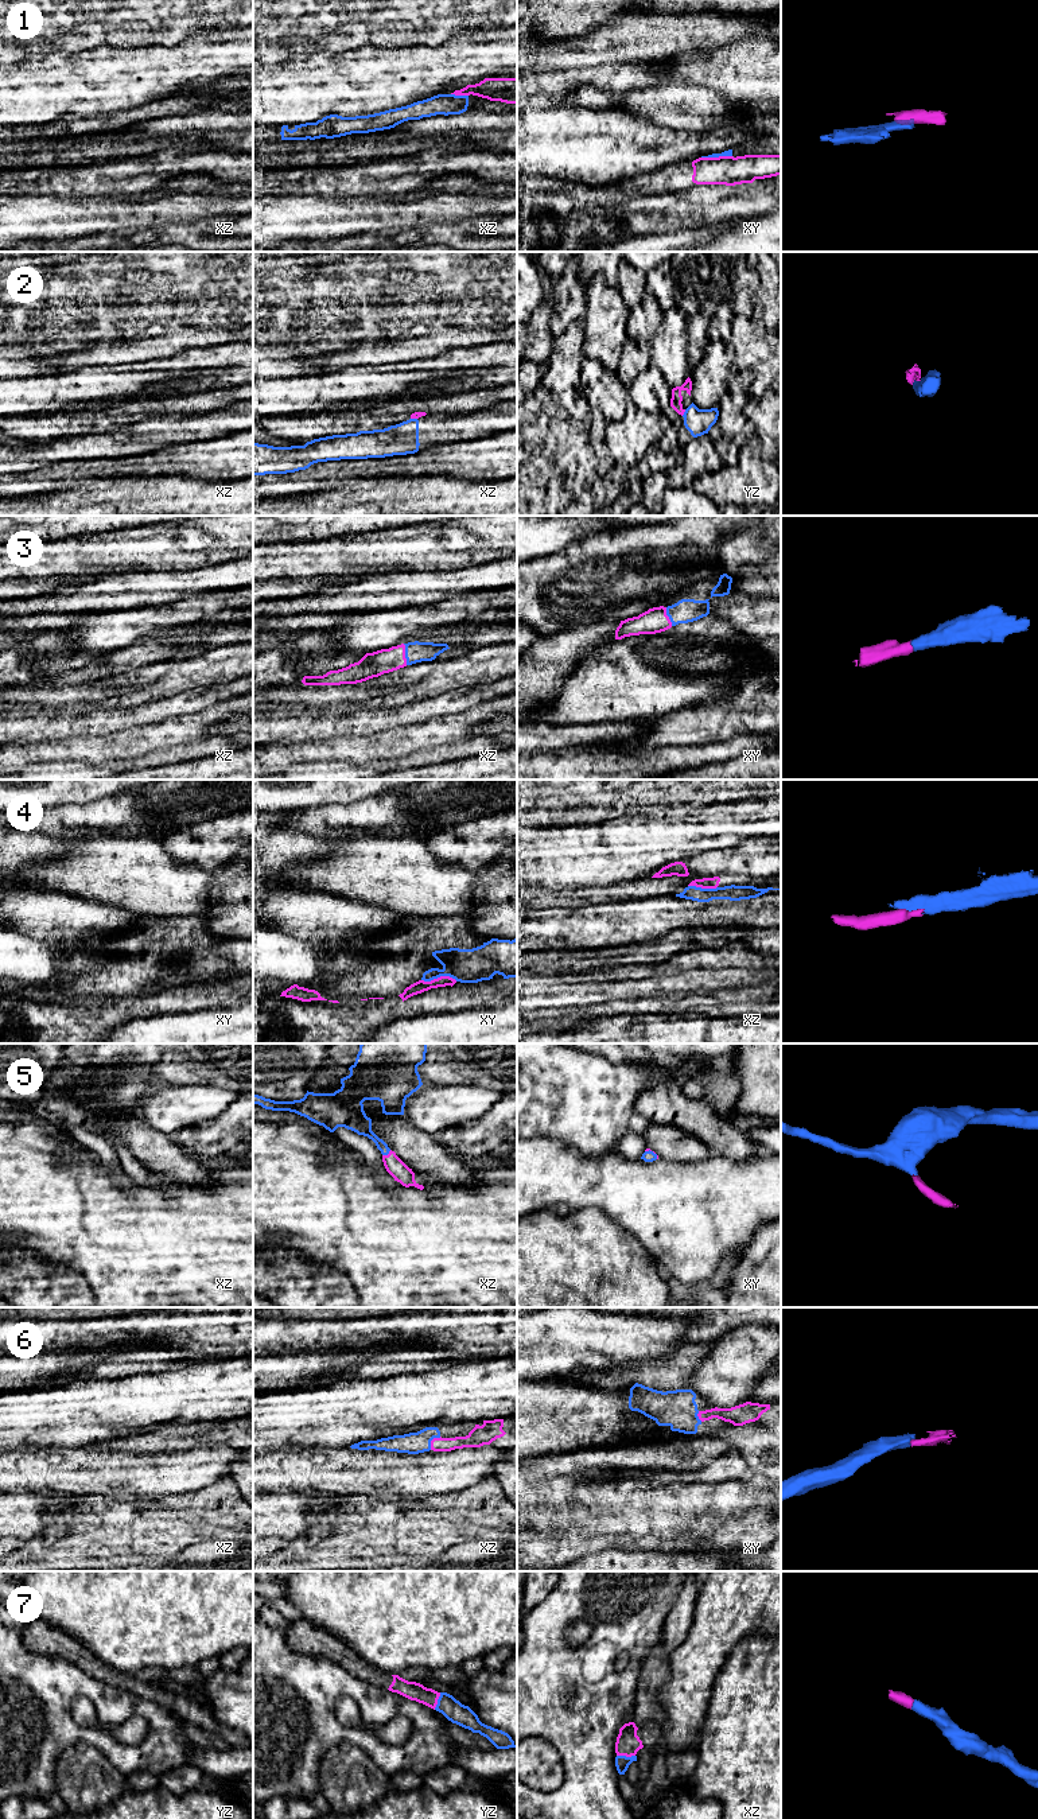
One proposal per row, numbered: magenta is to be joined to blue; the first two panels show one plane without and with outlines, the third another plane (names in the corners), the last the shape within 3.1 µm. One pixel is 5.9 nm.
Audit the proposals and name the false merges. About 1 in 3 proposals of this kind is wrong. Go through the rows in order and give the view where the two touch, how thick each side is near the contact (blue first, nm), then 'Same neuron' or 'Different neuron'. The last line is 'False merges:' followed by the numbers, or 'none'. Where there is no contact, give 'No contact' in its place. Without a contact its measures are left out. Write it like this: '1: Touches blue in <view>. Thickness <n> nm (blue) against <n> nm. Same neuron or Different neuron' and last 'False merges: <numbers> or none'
1: Touches blue in xy. Thickness 40 nm (blue) against 180 nm. Different neuron
2: Touches blue in yz. Thickness 160 nm (blue) against 70 nm. Different neuron
3: Touches blue in xz. Thickness 130 nm (blue) against 150 nm. Same neuron
4: Touches blue in xy. Thickness 200 nm (blue) against 70 nm. Different neuron
5: Touches blue in xz. Thickness 120 nm (blue) against 110 nm. Same neuron
6: Touches blue in xz. Thickness 130 nm (blue) against 90 nm. Same neuron
7: Touches blue in xz. Thickness 90 nm (blue) against 150 nm. Same neuron
False merges: 1, 2, 4

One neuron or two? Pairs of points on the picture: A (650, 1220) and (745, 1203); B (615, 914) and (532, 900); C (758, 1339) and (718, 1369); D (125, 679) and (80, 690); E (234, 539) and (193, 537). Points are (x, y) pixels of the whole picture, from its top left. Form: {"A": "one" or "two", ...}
{"A": "one", "B": "two", "C": "one", "D": "two", "E": "one"}

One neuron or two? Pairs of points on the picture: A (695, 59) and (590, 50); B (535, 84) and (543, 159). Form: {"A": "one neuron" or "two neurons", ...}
{"A": "two neurons", "B": "two neurons"}

